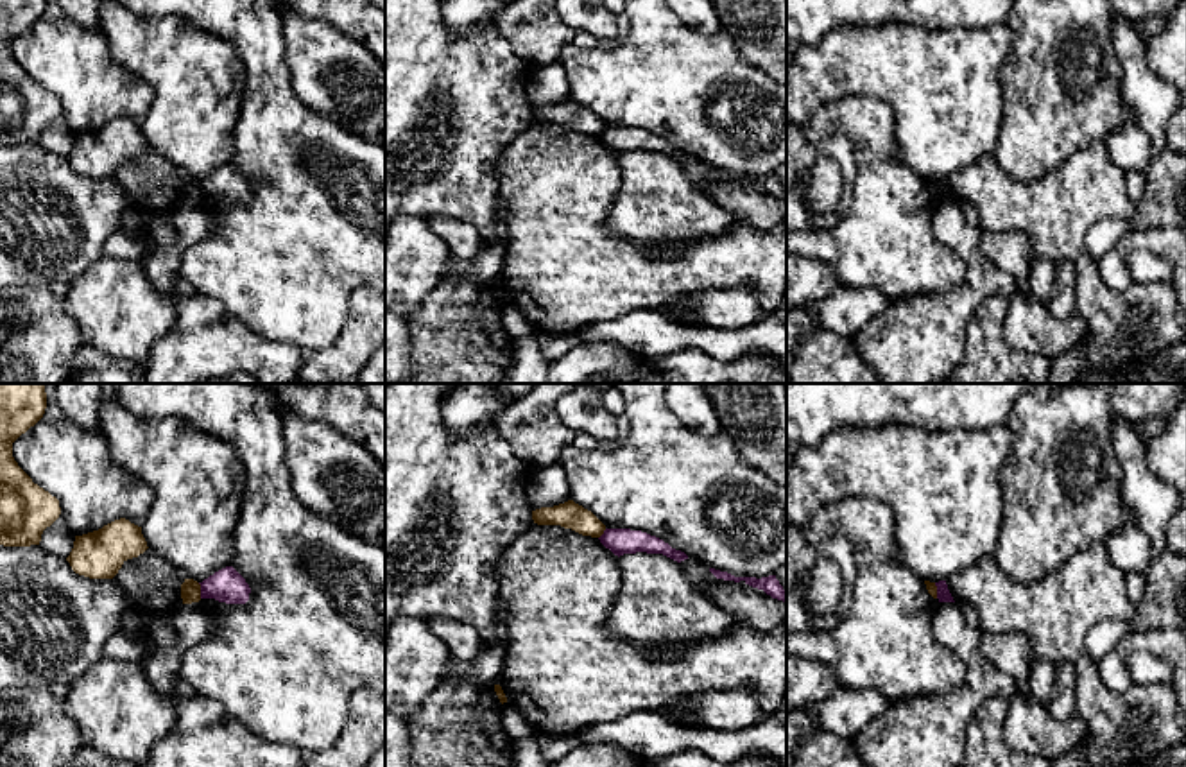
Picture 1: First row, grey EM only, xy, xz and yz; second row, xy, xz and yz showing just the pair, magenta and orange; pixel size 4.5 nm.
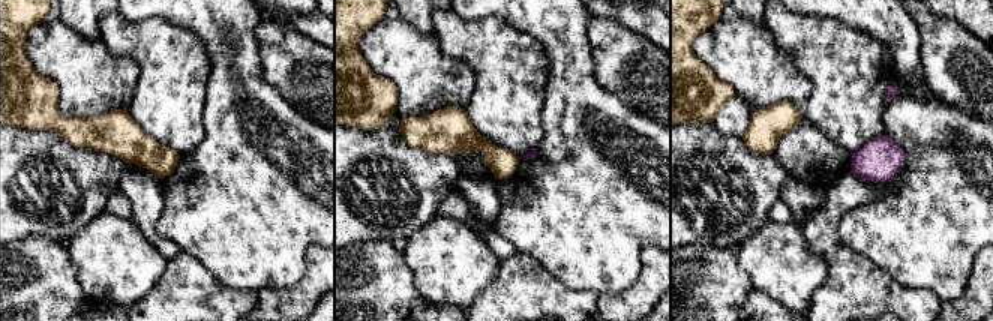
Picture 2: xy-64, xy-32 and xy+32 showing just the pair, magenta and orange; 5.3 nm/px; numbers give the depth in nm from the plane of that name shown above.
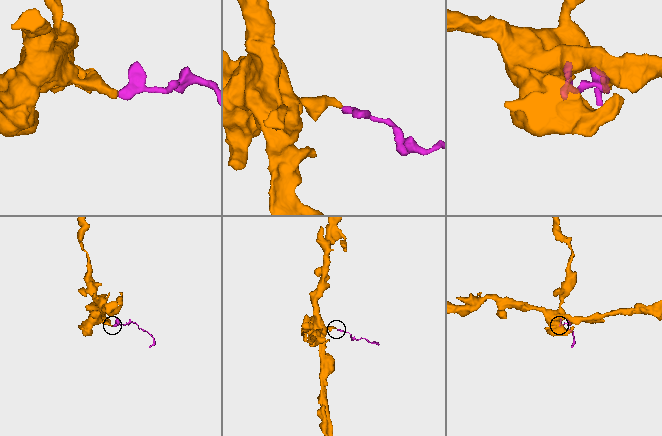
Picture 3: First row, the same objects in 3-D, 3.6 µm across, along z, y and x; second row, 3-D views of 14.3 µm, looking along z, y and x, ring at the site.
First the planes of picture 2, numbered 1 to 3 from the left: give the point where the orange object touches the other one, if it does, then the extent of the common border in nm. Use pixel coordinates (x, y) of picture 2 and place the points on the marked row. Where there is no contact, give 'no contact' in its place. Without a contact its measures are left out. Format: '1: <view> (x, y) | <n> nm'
1: no contact
2: no contact
3: no contact

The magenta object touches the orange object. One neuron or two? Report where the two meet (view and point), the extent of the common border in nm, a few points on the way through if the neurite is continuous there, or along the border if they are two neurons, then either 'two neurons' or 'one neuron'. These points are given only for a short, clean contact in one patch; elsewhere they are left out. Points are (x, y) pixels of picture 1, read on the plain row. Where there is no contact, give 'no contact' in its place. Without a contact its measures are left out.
contact xy (201, 189); length 70 nm; border xy (197, 181), (201, 196); two neurons

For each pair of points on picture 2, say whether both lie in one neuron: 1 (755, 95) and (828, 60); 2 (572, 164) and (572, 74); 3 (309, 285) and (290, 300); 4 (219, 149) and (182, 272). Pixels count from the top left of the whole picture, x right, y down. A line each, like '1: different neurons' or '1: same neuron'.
1: different neurons
2: same neuron
3: same neuron
4: different neurons

